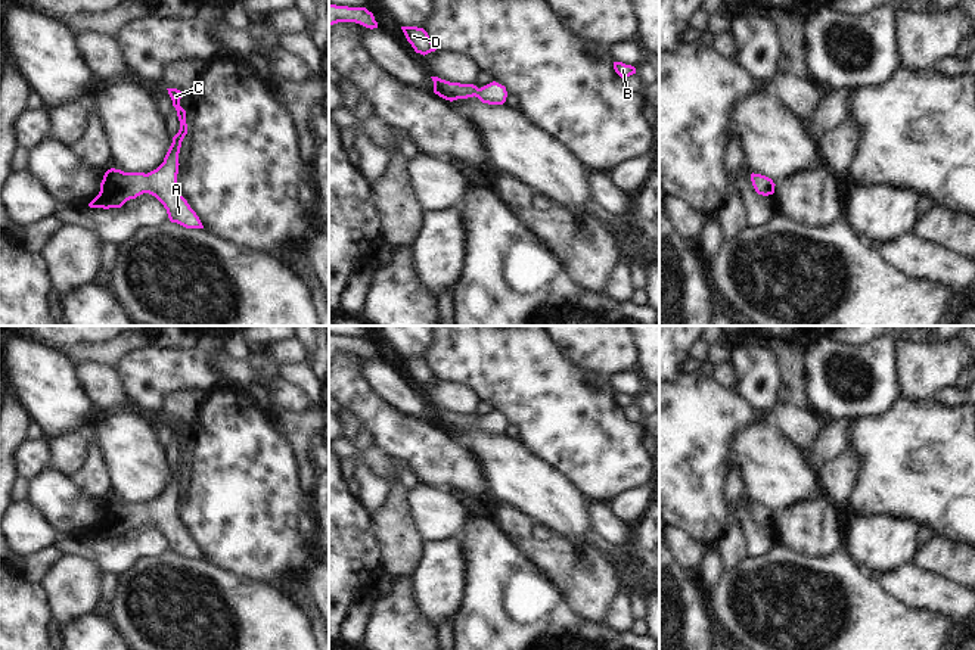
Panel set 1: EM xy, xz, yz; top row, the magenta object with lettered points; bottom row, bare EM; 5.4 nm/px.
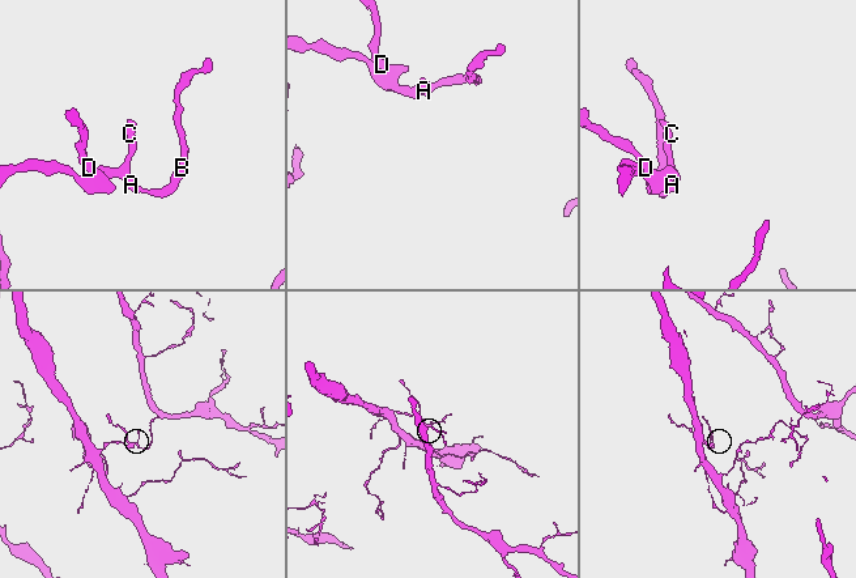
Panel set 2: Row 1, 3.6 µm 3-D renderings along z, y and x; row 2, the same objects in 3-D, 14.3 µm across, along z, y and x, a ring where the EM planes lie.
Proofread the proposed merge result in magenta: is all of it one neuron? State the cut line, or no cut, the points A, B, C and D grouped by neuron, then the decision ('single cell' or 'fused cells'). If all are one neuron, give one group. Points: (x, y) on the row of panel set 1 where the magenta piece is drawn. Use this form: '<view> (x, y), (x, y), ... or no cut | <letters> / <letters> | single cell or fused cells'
no cut | A B C D | single cell

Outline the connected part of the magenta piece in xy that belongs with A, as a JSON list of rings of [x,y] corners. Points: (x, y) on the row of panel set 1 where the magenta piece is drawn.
[[[177,88],[167,90],[177,111],[180,130],[173,137],[164,162],[148,174],[124,172],[115,168],[108,170],[100,183],[99,195],[89,206],[103,209],[121,208],[127,200],[149,193],[164,205],[171,223],[177,223],[186,228],[204,228],[199,217],[181,196],[177,186],[178,153],[181,141],[187,134],[186,111],[180,106],[180,99],[184,93]]]

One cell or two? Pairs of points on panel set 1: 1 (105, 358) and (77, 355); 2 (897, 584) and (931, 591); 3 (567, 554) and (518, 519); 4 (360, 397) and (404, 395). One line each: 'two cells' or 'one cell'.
1: one cell
2: one cell
3: two cells
4: two cells

